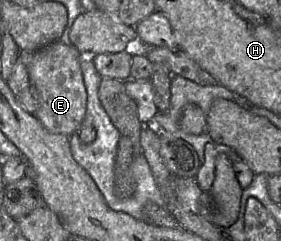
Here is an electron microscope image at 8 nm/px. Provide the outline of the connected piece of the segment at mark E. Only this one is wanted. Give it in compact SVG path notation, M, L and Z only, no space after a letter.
M54 41L30 53L27 68L30 85L39 95L39 106L33 114L48 131L71 136L78 133L86 114L87 93L80 67L81 53L71 44Z

